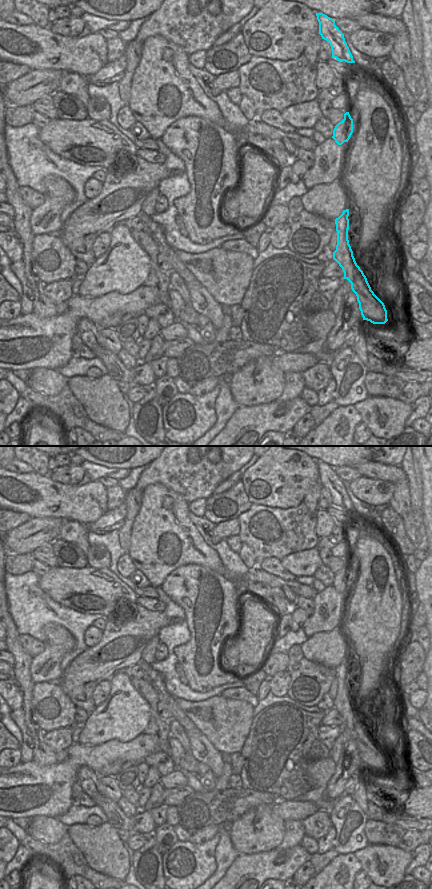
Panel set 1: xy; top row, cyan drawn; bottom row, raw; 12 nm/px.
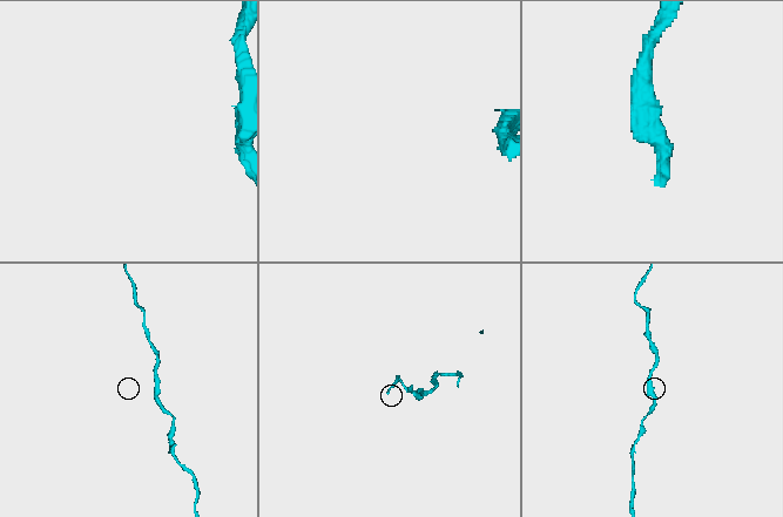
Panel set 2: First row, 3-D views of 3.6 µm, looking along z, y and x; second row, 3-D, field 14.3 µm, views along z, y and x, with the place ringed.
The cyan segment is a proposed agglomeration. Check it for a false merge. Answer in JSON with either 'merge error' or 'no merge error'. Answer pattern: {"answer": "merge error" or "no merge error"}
{"answer": "no merge error"}

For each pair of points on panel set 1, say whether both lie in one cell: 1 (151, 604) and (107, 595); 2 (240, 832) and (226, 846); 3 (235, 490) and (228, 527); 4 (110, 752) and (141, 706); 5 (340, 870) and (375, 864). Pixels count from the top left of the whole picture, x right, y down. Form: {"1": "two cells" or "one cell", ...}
{"1": "two cells", "2": "two cells", "3": "two cells", "4": "two cells", "5": "two cells"}

